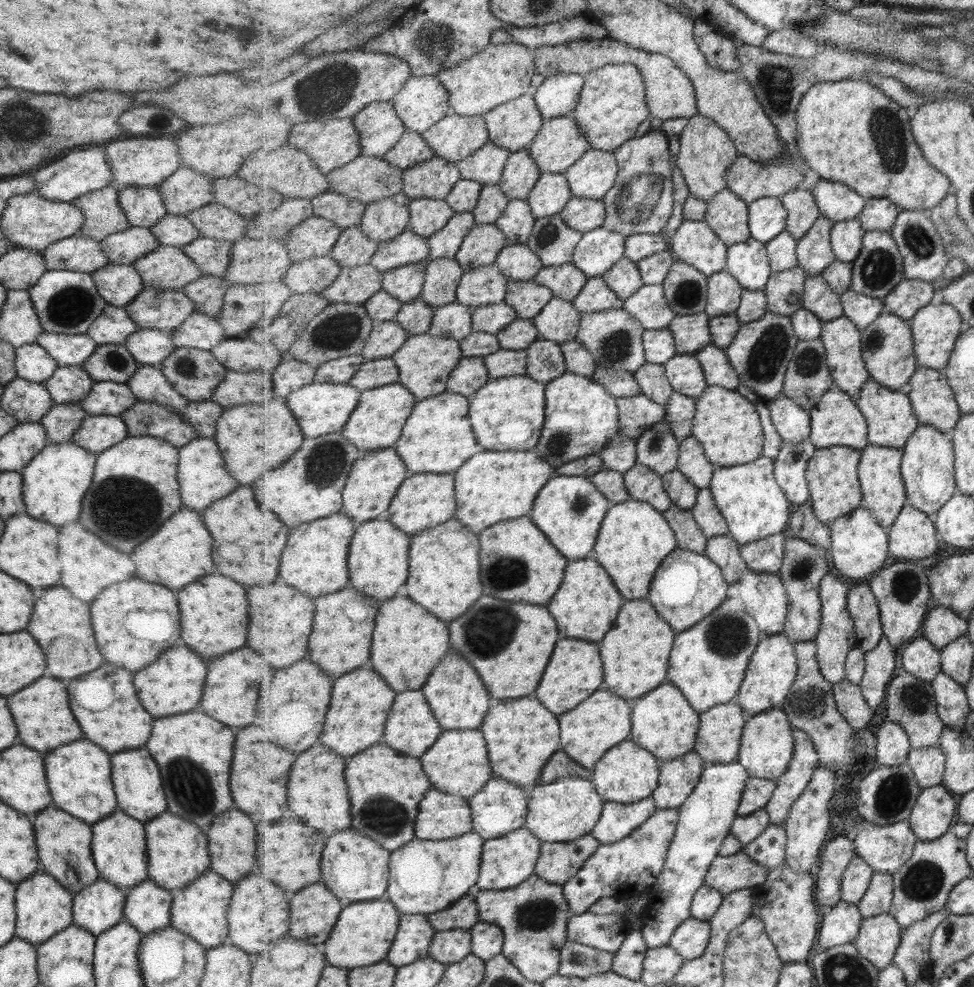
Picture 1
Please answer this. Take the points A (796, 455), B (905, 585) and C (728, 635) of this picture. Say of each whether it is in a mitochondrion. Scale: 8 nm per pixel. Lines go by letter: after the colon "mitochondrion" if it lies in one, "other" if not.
A: mitochondrion
B: mitochondrion
C: mitochondrion

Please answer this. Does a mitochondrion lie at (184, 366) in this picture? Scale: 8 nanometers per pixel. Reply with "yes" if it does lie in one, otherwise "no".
yes

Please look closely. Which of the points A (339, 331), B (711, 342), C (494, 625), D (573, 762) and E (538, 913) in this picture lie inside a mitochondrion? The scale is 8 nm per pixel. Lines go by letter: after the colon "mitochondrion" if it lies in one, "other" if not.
A: mitochondrion
B: other
C: mitochondrion
D: other
E: mitochondrion

